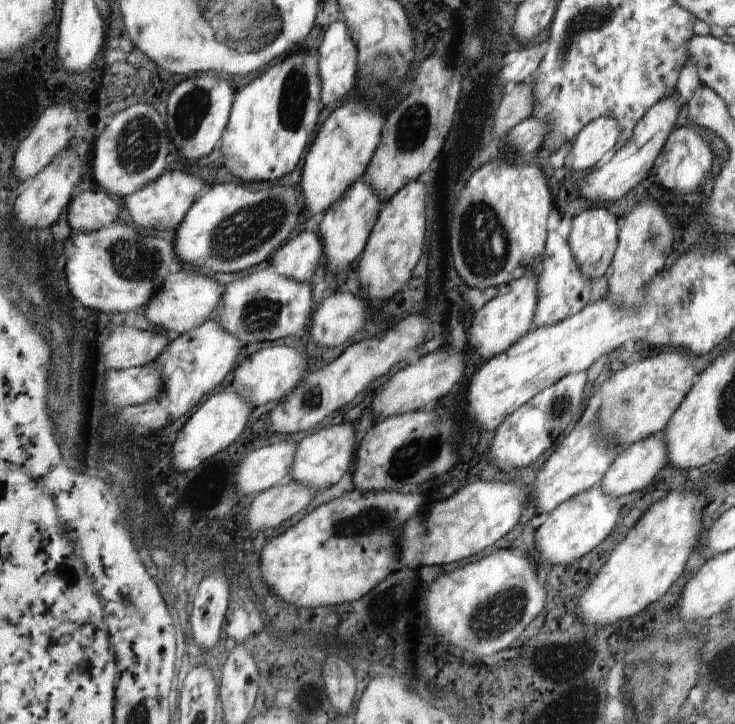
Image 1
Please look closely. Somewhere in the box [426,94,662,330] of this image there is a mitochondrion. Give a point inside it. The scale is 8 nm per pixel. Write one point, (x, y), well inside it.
(483, 260)

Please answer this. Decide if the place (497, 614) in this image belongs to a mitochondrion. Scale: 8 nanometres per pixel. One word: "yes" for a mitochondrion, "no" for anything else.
yes

